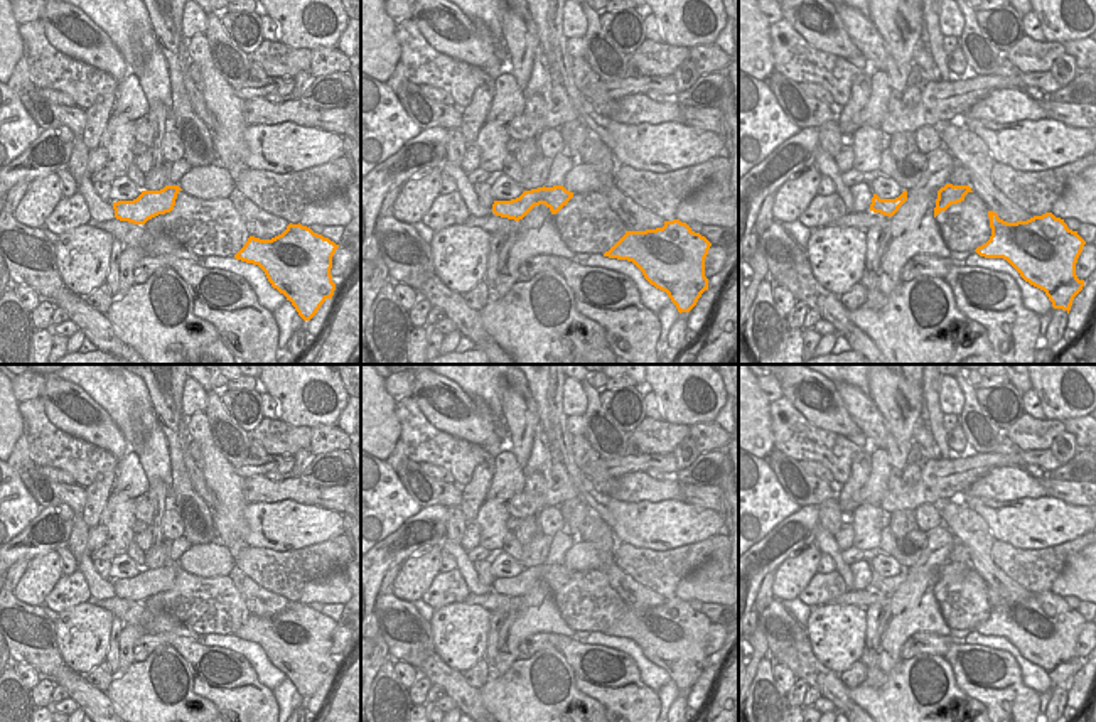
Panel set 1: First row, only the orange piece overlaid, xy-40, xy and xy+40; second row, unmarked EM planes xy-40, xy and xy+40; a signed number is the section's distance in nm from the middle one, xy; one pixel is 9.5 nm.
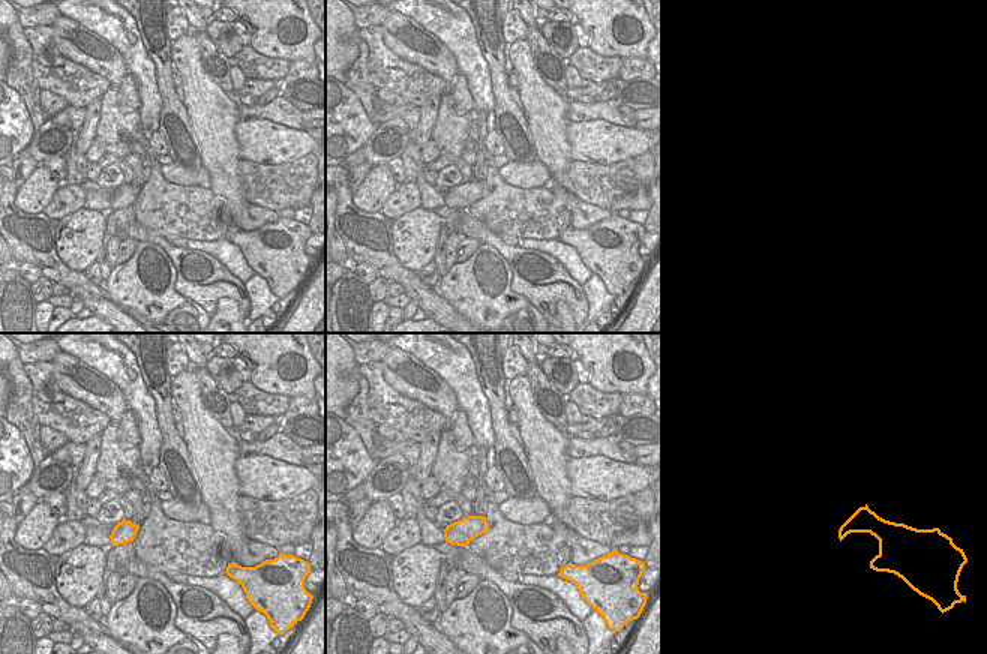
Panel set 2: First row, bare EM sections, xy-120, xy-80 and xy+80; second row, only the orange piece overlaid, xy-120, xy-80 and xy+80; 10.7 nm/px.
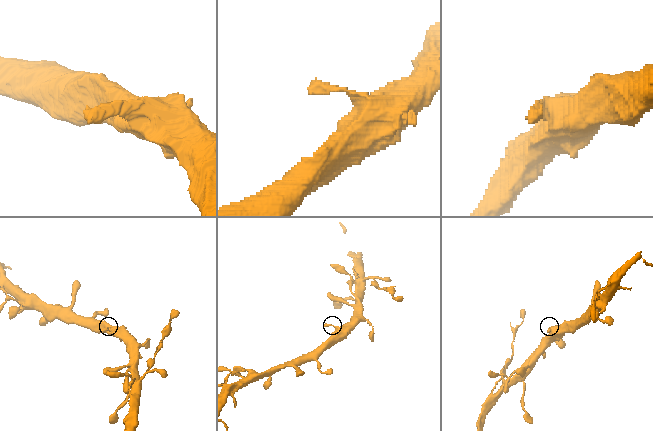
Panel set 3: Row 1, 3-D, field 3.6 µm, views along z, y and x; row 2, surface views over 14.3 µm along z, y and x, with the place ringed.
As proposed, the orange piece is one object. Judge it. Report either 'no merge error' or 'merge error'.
no merge error

